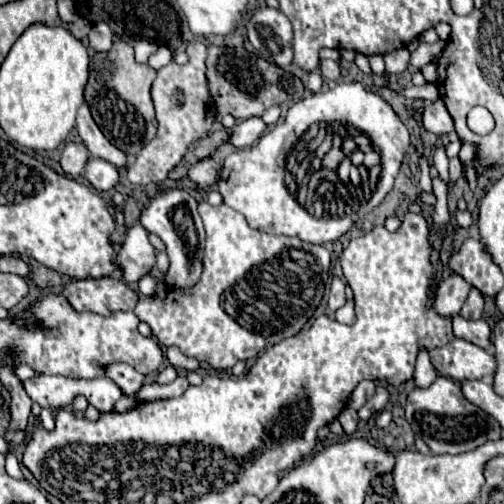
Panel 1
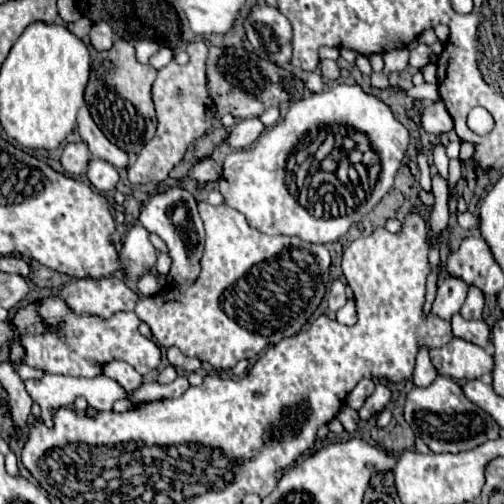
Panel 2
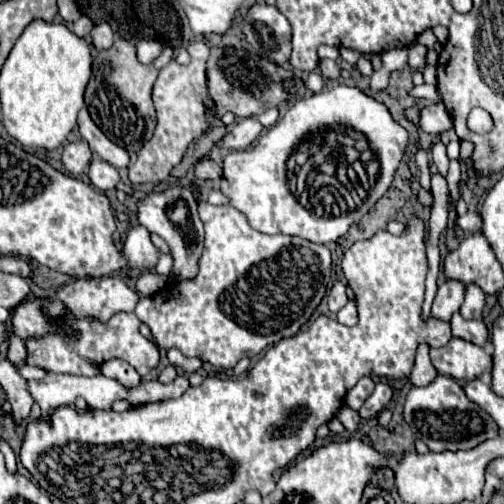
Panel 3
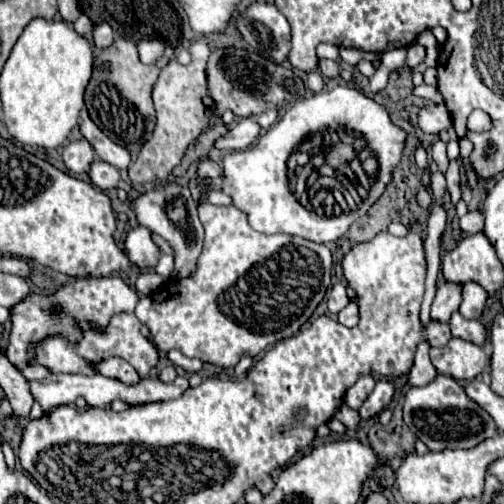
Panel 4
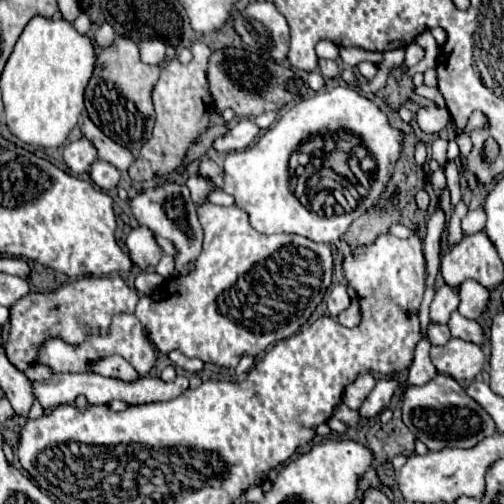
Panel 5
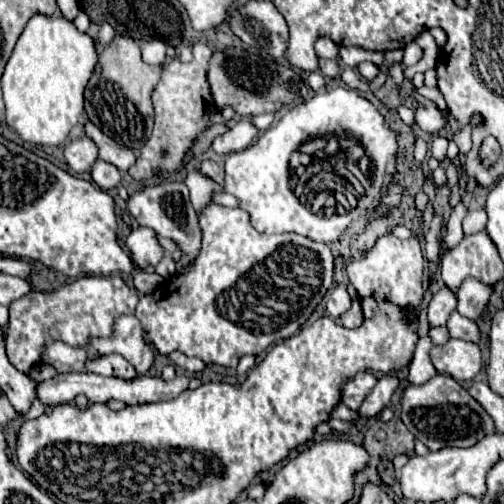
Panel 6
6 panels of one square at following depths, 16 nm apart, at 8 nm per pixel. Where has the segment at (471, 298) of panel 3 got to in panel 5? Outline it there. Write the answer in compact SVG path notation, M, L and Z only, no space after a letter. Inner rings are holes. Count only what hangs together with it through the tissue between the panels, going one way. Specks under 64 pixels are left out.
M466 280L460 286L460 306L458 306L460 314L464 318L478 320L484 312L488 296L490 296L490 292L482 284L478 284L476 280Z

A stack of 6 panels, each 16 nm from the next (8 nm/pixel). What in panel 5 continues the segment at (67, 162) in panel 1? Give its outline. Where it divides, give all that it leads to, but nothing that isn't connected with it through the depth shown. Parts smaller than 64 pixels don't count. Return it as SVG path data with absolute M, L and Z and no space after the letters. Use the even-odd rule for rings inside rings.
M80 138L64 146L64 162L74 174L90 172L90 166L94 160L96 160L96 148L86 138Z

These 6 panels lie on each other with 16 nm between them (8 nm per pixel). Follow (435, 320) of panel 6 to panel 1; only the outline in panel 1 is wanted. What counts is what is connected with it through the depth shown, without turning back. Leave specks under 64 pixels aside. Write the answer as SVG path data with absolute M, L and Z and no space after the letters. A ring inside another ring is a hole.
M446 272L444 280L438 286L438 294L434 300L434 308L440 316L454 316L460 312L464 300L468 298L468 292L472 290L472 284L468 284L460 274Z

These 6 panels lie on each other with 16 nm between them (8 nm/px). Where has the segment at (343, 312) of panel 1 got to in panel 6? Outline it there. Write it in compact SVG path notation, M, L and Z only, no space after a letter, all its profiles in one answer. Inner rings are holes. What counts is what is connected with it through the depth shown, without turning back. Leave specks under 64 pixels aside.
M352 300L352 306L350 306L350 310L346 310L342 316L340 316L340 324L342 326L346 326L346 328L358 328L360 326L360 320L362 320L362 316L360 316L360 302L358 300Z

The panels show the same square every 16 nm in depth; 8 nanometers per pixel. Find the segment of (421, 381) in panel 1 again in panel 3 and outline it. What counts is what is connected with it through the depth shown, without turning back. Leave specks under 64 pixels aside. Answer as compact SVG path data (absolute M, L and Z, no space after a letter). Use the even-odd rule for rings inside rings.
M422 344L422 346L418 348L418 354L416 354L416 364L414 364L410 382L412 382L414 386L428 386L436 376L438 376L438 372L436 372L436 368L434 368L432 362L430 362L428 346Z

